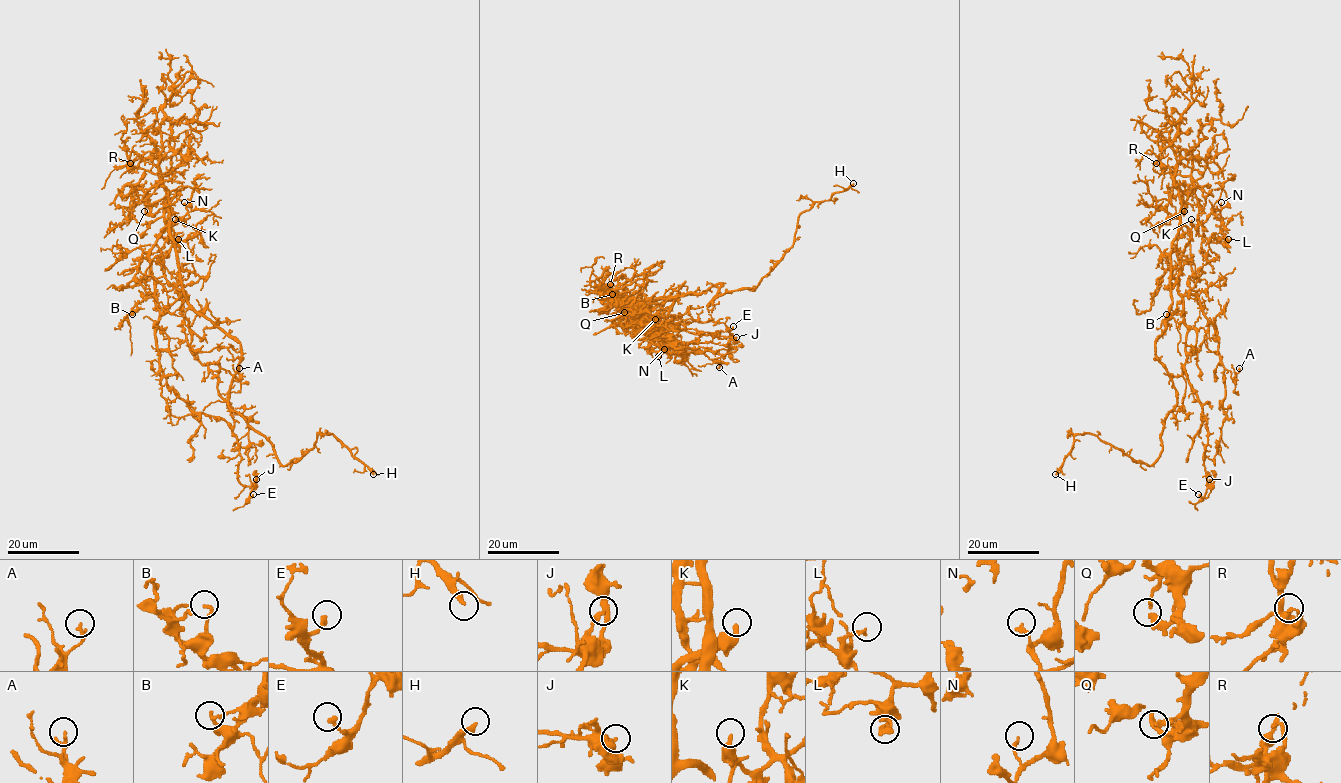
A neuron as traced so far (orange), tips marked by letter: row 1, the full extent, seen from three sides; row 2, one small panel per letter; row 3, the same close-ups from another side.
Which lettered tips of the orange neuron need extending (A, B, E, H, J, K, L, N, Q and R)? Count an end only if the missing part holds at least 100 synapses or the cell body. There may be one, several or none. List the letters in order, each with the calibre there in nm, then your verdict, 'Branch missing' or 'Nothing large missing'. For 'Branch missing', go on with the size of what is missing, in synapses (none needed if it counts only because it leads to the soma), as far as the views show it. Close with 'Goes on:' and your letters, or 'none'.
A: Thickness 190 nm. Nothing large missing
B: Thickness 160 nm. Nothing large missing
E: Thickness 220 nm. Nothing large missing
H: Thickness 240 nm. Branch missing
J: Thickness 220 nm. Nothing large missing
K: Thickness 260 nm. Nothing large missing
L: Thickness 240 nm. Nothing large missing
N: Thickness 180 nm. Nothing large missing
Q: Thickness 280 nm. Nothing large missing
R: Thickness 160 nm. Nothing large missing
Goes on: H

